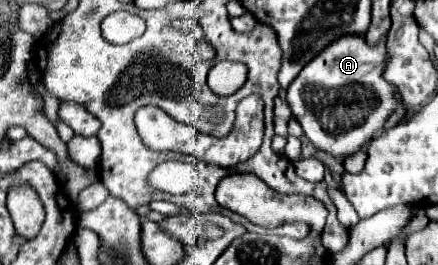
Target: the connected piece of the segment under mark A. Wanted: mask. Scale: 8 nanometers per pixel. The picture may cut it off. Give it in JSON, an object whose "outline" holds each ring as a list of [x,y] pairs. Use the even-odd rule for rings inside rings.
{"outline":[[[351,33],[343,35],[337,41],[329,43],[327,47],[301,69],[301,73],[289,83],[287,87],[287,101],[293,111],[293,117],[301,123],[305,137],[321,151],[333,155],[333,157],[349,157],[351,153],[359,151],[369,137],[377,135],[385,121],[391,117],[391,113],[397,109],[401,101],[401,93],[397,91],[395,85],[385,81],[385,63],[387,63],[387,49],[385,49],[387,35],[379,39],[379,43],[369,45],[365,39],[365,33]]]}

